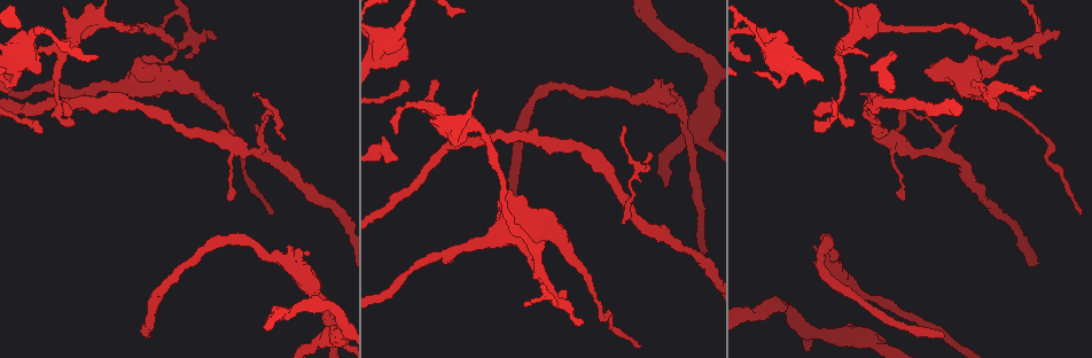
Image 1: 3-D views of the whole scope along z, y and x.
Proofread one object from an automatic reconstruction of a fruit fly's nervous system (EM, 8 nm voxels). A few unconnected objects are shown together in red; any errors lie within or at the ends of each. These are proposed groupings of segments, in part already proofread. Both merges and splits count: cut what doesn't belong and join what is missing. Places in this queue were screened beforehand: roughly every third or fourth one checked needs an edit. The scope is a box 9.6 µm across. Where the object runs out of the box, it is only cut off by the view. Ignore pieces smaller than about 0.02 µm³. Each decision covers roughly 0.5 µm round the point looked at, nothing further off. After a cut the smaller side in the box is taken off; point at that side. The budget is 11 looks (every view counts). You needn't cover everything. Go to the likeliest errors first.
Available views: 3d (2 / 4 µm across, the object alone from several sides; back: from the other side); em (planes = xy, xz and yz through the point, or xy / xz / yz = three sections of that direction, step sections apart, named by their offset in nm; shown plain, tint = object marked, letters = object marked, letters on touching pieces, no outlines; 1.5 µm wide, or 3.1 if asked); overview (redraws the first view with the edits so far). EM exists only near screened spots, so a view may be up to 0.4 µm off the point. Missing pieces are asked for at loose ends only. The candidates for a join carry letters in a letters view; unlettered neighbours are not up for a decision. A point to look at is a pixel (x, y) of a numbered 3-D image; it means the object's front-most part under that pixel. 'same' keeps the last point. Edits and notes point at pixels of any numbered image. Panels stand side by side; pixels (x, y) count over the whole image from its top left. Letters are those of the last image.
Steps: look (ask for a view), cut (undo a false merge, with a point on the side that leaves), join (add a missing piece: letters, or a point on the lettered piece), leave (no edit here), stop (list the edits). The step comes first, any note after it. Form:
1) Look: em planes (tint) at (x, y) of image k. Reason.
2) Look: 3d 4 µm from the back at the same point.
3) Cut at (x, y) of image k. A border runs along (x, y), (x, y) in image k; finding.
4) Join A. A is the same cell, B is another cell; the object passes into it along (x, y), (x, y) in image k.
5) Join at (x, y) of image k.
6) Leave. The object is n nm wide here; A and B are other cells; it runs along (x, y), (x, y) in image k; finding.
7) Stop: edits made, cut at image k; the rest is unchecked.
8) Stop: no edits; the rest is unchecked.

Look: 3d 2 µm at (940, 337) of image 1. Long arm stops here.

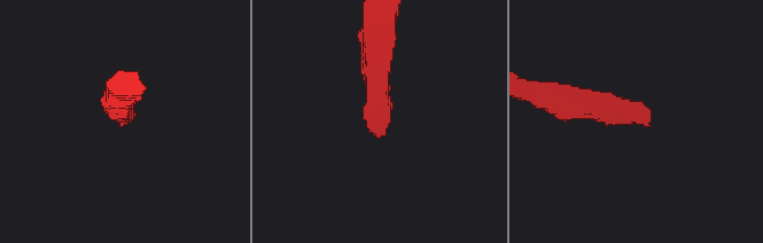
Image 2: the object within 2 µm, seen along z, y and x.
Look: em yz step 8 (tint) at (380, 134) of image 2.

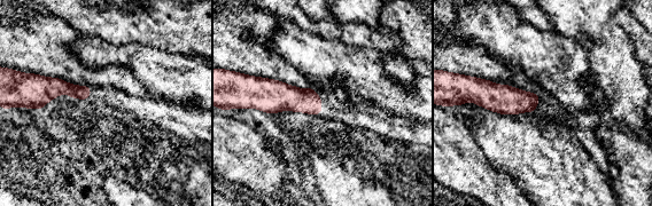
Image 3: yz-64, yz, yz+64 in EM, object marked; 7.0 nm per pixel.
Look: em planes (letters) at the same point. Cut it another way.

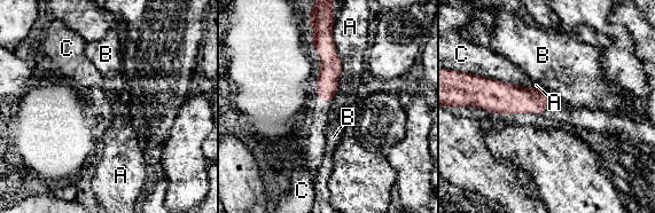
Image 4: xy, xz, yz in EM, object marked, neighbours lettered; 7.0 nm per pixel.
Leave. A, B and C are other cells; none of them fits.

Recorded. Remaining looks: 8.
Look: em xz step 8 (tint) at (540, 276) of image 1. Three arms meet.

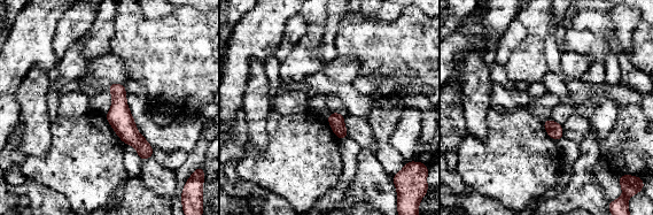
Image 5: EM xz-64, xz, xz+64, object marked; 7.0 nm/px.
Look: em planes (letters) at the same point. Cut it another way.

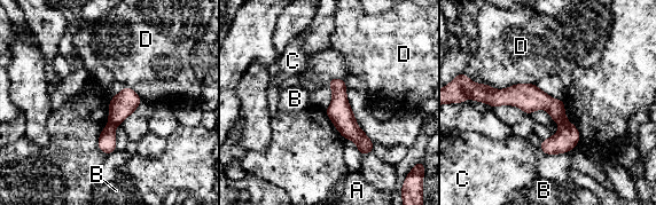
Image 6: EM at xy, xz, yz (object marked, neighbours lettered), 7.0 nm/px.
Cut at (538, 100) of image 6. The object is 160 nm wide here; A, B, C and D are other cells; the part that leaves runs along (481, 99), (541, 100), (564, 120) in image 6; two cells meet here.

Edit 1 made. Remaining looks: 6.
Look: overview.

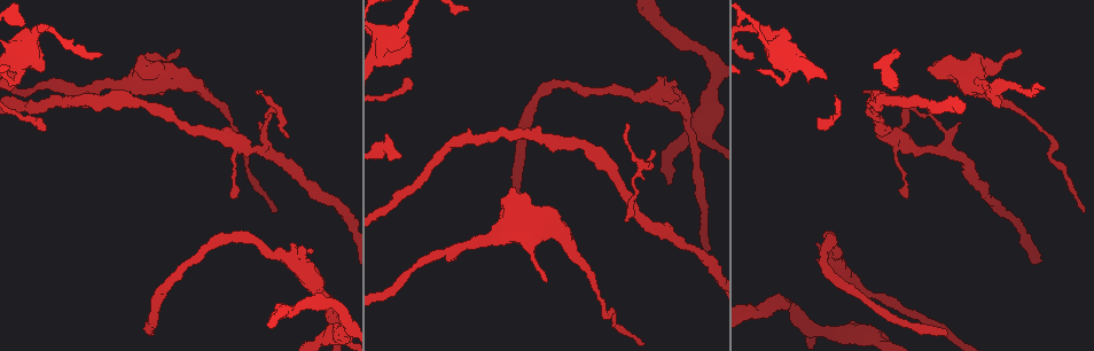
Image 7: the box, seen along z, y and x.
Look: em planes (letters) at (761, 27) of image 7. Calibre changes.

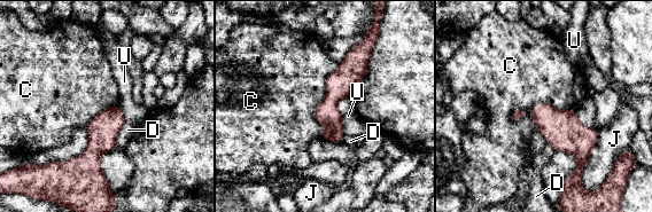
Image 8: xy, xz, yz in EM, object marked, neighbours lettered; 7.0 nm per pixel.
Leave. C, D, J and U are other cells; it runs along (361, 52), (330, 102), (326, 136) in image 8; one cell here.

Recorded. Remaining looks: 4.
Look: em planes (tint) at (227, 137) of image 7. Thick turns thin.

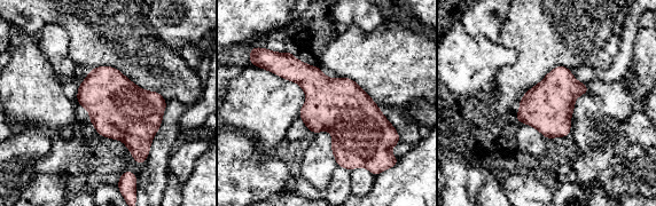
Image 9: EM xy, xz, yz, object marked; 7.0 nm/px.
Look: em planes (letters) at the same point. What lies round it.

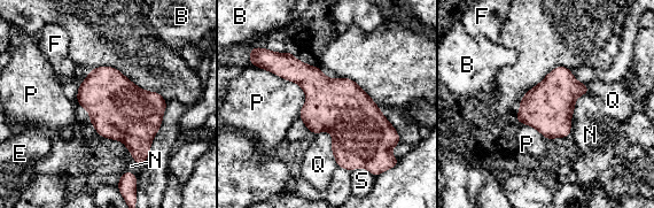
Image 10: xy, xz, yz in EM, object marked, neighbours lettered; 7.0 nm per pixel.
Leave. The object is 340 nm wide here; B, E, F, N, P, Q and S are other cells; a border runs along (257, 66), (302, 89), (298, 115) in image 10; one cell here.

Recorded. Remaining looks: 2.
Stop: edits made, cut at image 6; the rest is unchecked.

